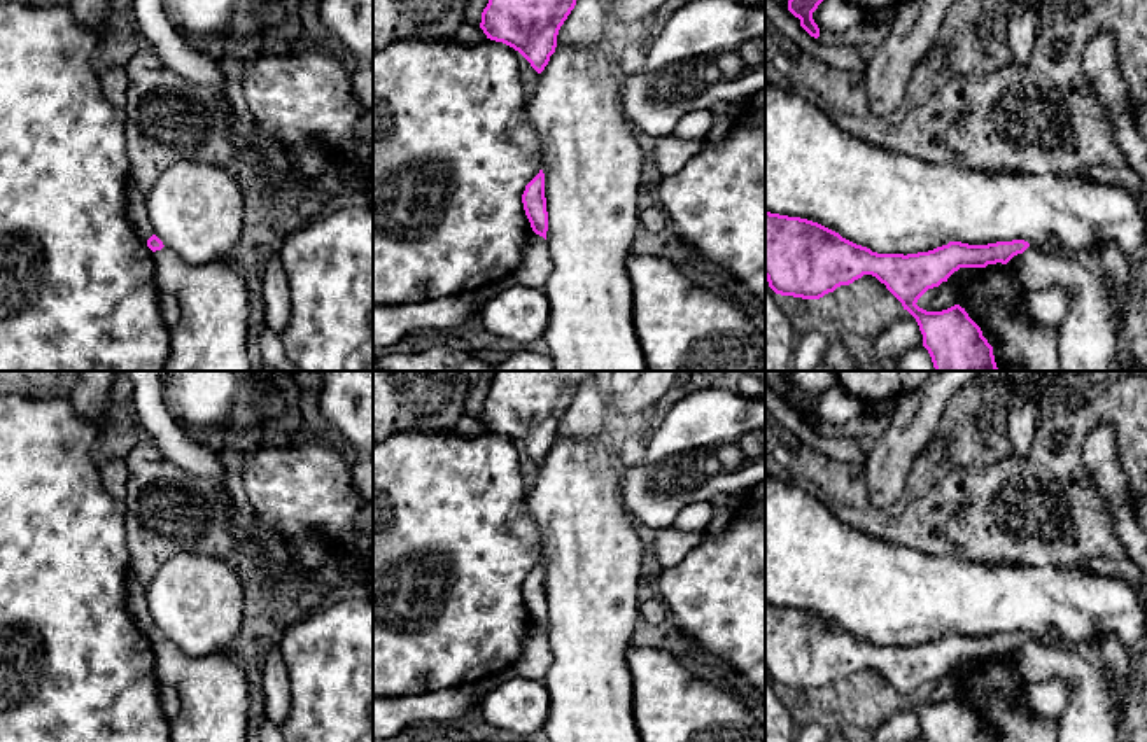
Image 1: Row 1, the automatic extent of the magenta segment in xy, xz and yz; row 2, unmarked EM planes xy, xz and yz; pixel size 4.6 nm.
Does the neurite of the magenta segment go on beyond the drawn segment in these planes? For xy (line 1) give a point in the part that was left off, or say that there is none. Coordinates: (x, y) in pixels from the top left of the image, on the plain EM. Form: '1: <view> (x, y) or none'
1: none

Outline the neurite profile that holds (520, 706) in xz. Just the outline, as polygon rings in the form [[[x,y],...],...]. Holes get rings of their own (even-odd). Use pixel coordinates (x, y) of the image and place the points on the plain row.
[[[513,676],[483,695],[480,710],[494,728],[529,735],[545,728],[550,693],[543,679]]]

